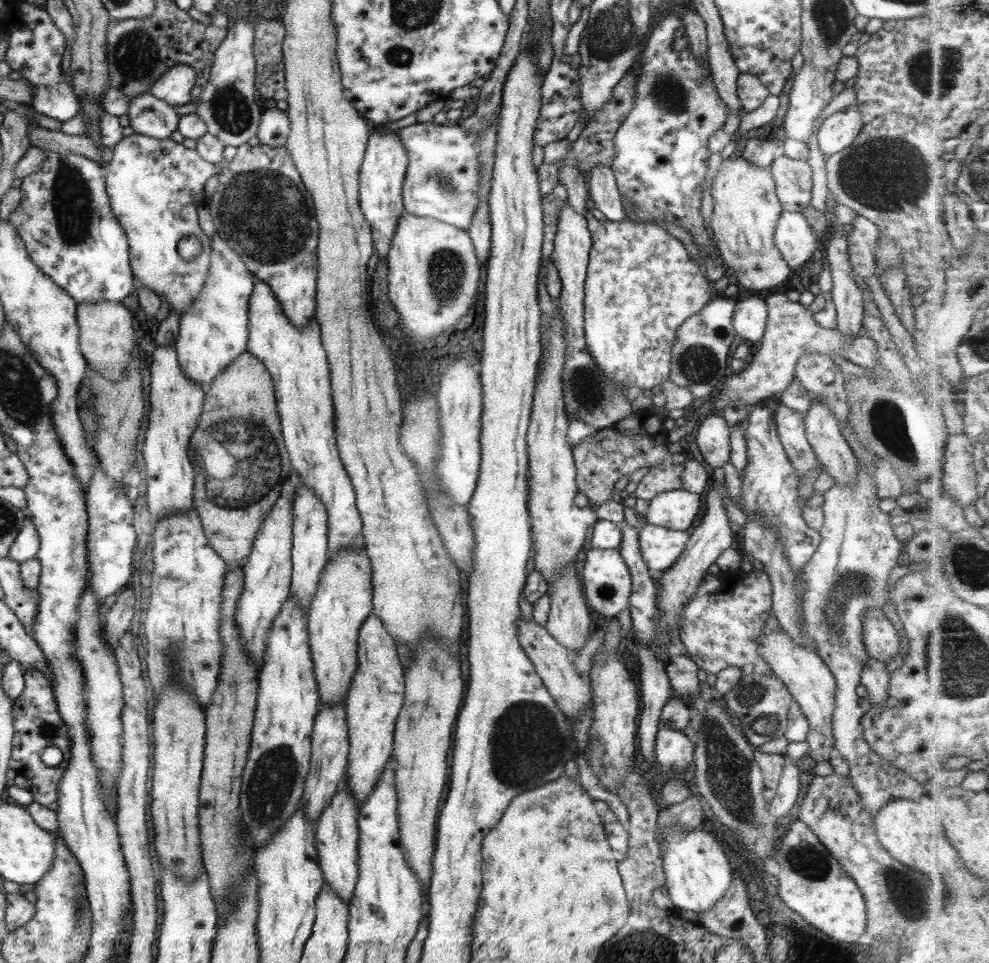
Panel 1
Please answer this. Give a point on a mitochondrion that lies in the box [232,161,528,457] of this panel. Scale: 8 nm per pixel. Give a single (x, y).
(446, 270)

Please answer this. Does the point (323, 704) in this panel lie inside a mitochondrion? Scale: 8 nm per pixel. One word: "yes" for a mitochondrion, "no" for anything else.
no

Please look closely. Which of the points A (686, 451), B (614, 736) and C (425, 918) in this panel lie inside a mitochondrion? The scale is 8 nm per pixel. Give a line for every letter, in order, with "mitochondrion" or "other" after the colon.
A: other
B: other
C: other

